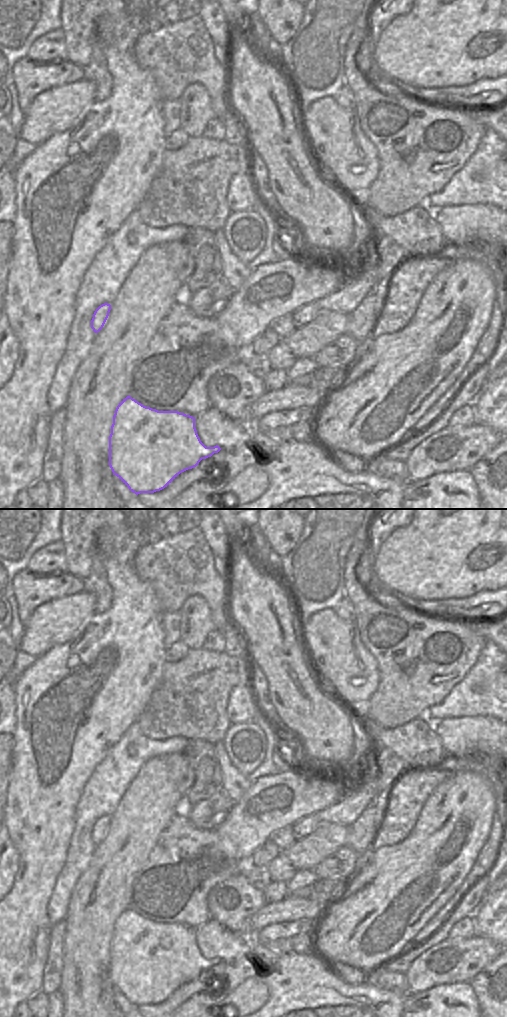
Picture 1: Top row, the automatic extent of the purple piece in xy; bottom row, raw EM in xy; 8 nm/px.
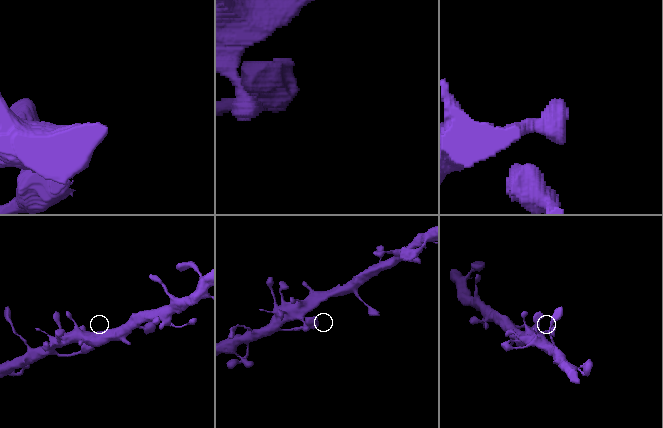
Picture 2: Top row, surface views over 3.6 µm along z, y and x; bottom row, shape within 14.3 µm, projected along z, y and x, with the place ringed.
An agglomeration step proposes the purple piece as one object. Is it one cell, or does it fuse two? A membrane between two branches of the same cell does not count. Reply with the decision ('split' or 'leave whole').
leave whole

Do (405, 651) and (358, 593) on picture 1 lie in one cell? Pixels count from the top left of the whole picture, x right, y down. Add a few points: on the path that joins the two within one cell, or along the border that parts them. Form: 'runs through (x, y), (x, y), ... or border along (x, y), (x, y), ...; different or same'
runs through (393, 637), (379, 623), (368, 607); same

